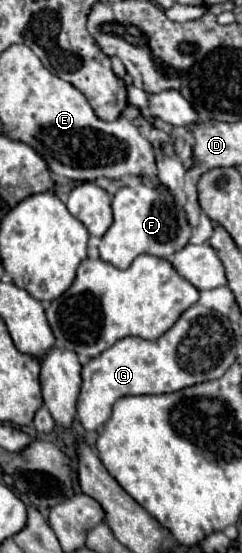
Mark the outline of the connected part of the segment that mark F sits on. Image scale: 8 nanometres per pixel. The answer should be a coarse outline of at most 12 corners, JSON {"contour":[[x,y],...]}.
{"contour":[[151,186],[113,196],[101,260],[171,260],[191,238],[175,196]]}

